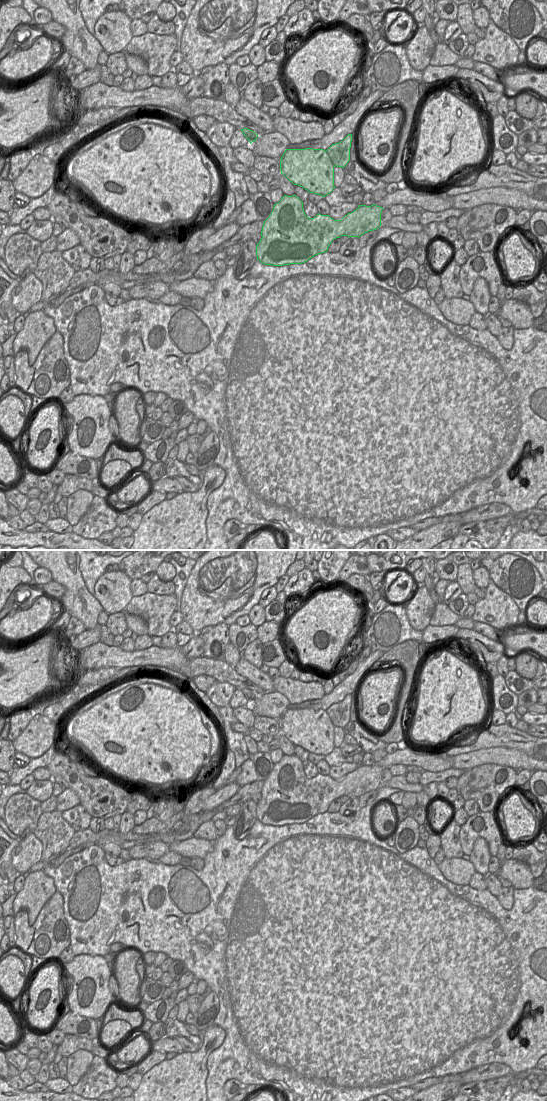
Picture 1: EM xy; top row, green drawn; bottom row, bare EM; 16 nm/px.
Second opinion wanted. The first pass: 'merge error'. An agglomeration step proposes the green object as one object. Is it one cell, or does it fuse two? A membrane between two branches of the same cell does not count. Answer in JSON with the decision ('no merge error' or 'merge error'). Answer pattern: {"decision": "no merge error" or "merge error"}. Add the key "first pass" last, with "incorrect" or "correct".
{"decision": "merge error", "first pass": "correct"}

